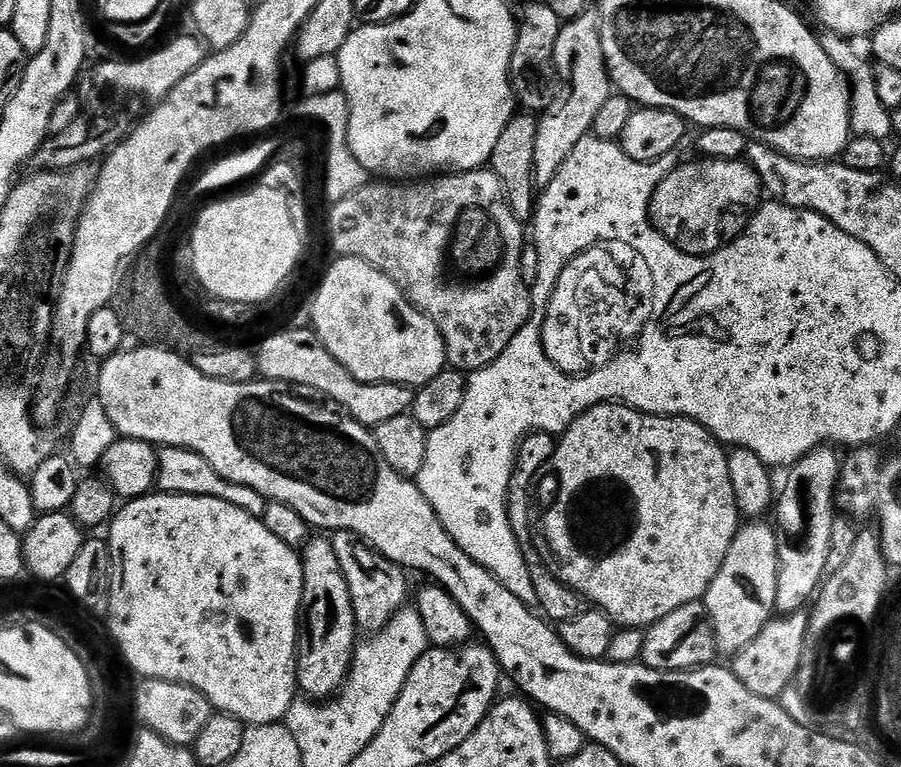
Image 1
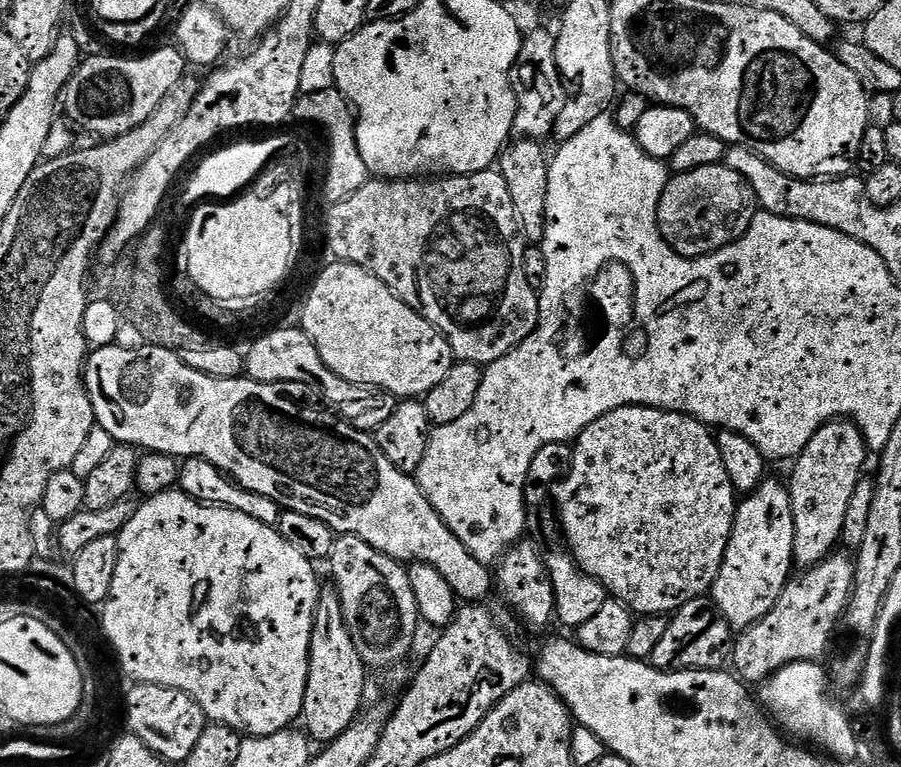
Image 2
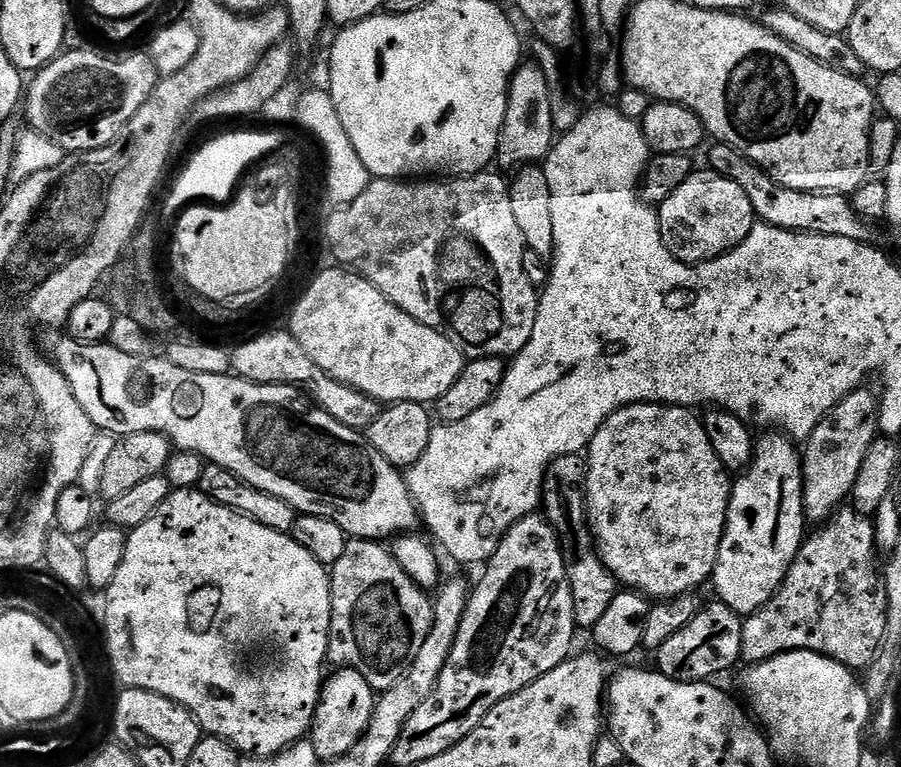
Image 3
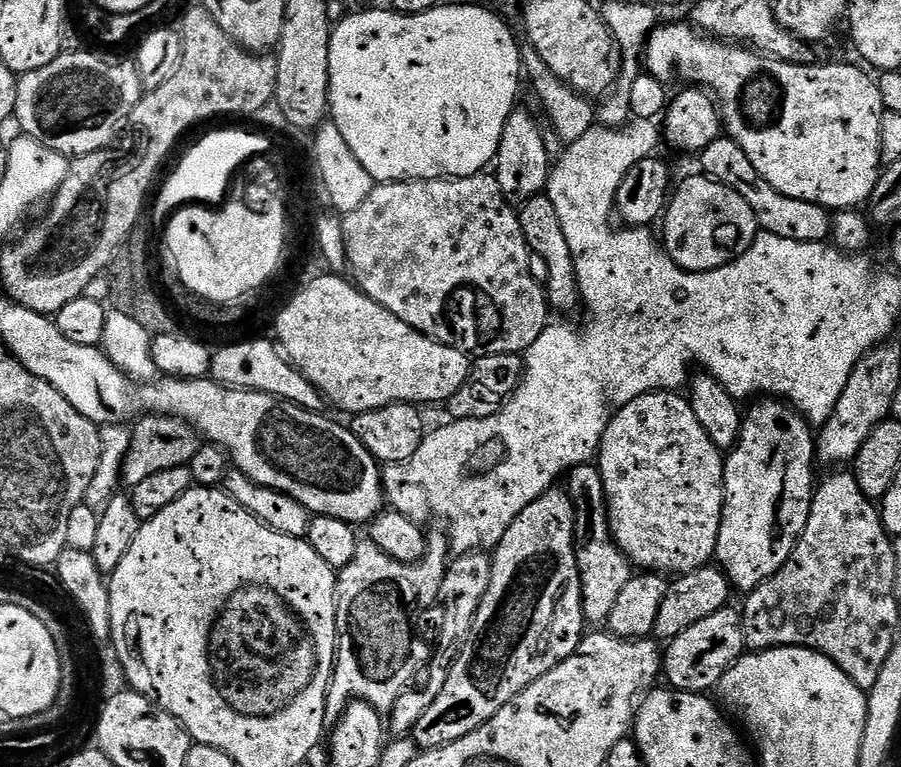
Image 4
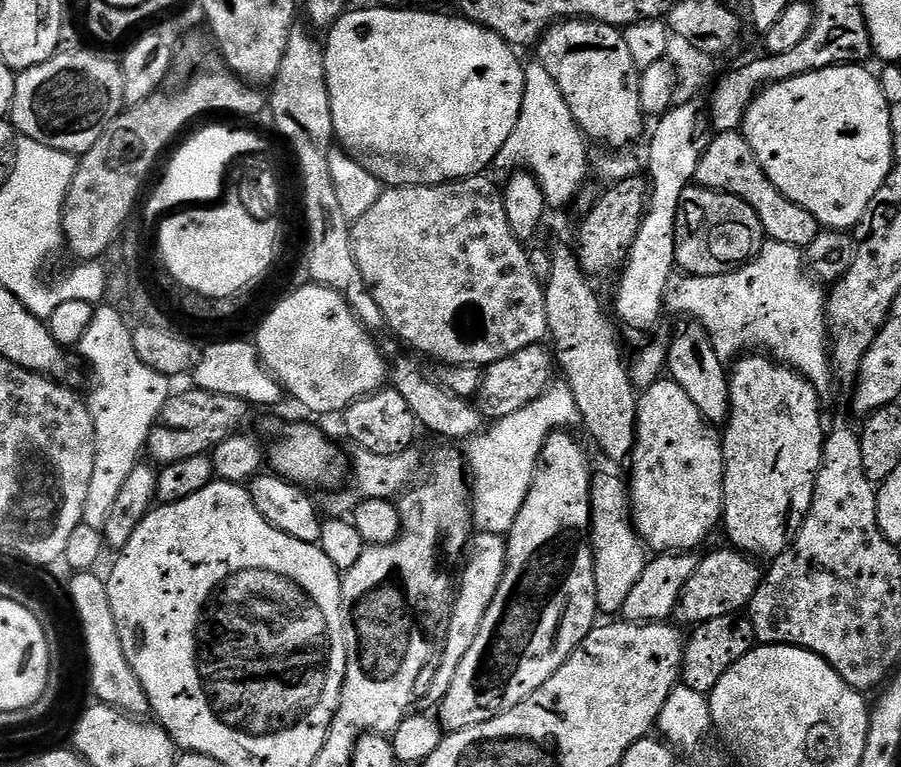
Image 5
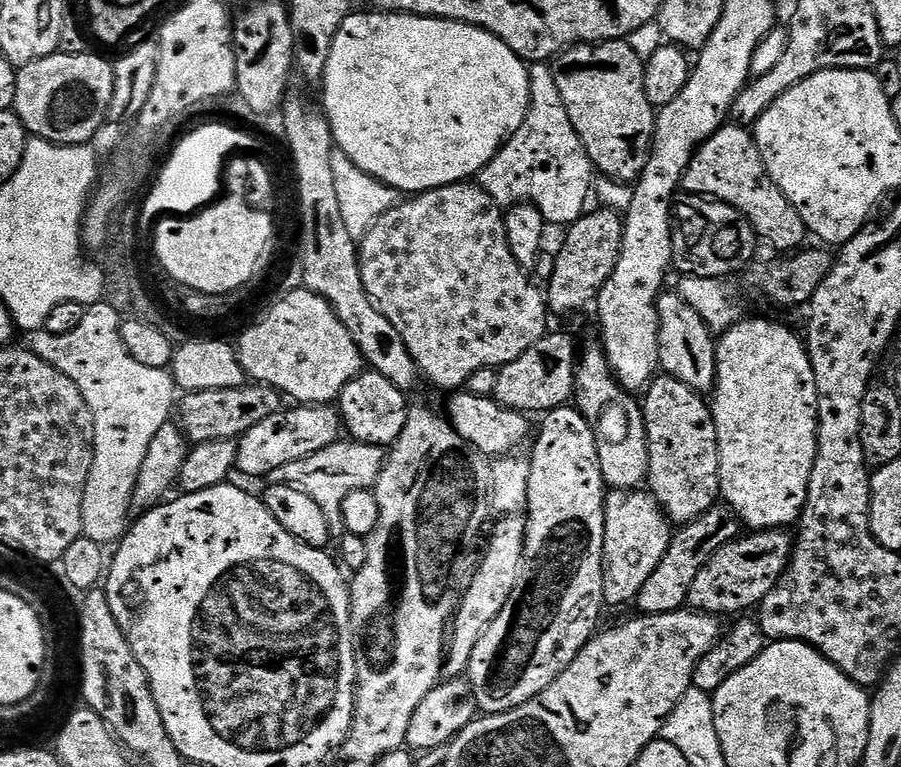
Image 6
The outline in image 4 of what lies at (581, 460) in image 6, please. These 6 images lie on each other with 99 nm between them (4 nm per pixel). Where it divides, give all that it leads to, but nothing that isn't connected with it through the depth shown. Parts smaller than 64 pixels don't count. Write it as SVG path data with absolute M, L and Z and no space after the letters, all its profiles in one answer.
M553 490L530 502L530 506L526 506L526 510L522 510L522 514L510 522L510 530L506 530L502 542L491 553L491 558L490 586L478 606L468 641L452 662L446 686L442 686L442 694L434 698L430 710L426 710L426 714L422 714L422 718L418 718L412 727L410 736L415 740L417 749L441 748L450 742L458 742L458 738L466 738L466 734L494 718L494 714L498 714L506 702L522 694L526 686L570 658L586 635L576 557L576 511L567 491Z

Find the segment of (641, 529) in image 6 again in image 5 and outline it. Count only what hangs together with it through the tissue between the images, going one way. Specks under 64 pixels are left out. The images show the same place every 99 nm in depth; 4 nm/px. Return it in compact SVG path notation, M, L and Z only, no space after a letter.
M597 471L592 477L590 486L590 508L592 510L592 561L594 562L594 590L596 606L605 617L612 618L626 606L626 597L638 578L642 578L642 570L646 570L650 559L649 549L632 522L632 497L627 479L615 476L612 472Z

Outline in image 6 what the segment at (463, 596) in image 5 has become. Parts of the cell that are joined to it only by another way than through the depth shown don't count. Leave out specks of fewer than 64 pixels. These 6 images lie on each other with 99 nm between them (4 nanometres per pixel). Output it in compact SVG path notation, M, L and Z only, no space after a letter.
M520 514L500 516L497 521L492 528L492 537L488 540L488 549L485 550L464 597L459 597L458 607L450 624L450 635L446 640L446 659L442 669L443 679L446 680L454 680L467 673L470 654L474 654L478 638L482 638L490 622L498 618L498 610L506 606L506 598L510 598L510 590L514 590L514 582L518 582L518 570L524 549L525 517Z

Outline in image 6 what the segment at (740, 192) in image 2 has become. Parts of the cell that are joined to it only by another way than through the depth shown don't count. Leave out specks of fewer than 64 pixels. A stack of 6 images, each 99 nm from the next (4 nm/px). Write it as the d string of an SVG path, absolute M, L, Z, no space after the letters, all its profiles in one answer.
M691 194L677 195L672 205L672 262L681 277L697 276L703 280L728 278L724 276L731 272L739 273L753 263L752 251L756 244L758 237L748 219L729 204Z

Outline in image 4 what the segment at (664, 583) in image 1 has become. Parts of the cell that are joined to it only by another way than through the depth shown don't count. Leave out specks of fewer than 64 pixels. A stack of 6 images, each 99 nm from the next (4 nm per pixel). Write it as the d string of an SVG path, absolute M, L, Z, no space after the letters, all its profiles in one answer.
M647 392L634 398L634 402L619 405L615 409L614 415L609 419L606 430L600 439L598 467L608 503L608 528L612 531L612 541L622 549L633 566L657 574L669 574L668 572L683 574L713 563L724 509L724 462L725 457L722 455L722 450L718 446L714 446L714 442L710 442L710 434L706 434L706 430L702 430L691 404L683 395L680 396L676 392Z

